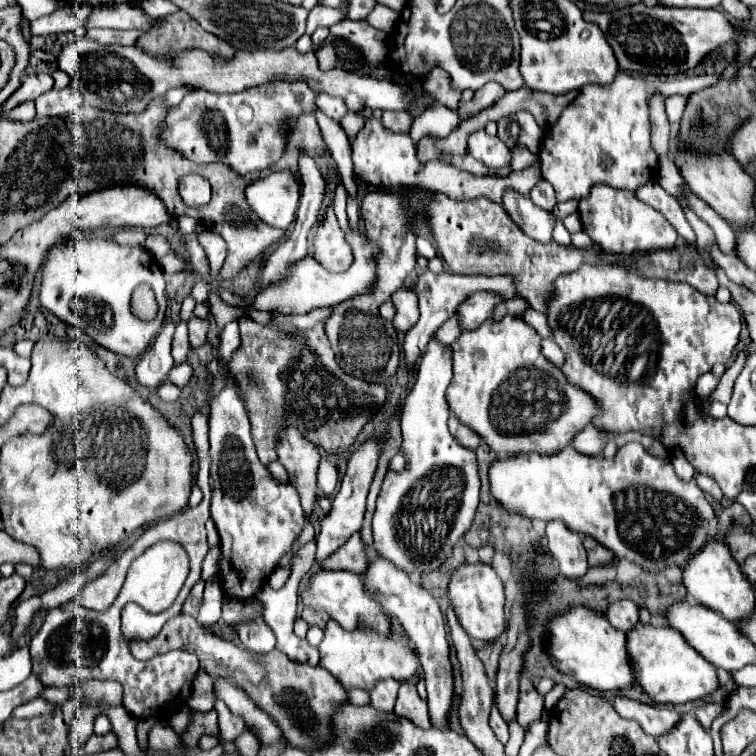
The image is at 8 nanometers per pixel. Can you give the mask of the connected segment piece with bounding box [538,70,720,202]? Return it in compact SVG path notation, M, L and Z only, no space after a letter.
M618 70L616 78L612 84L592 84L584 86L578 98L574 98L560 118L552 124L548 140L544 140L542 150L540 150L540 166L542 166L542 176L546 182L550 182L556 190L558 202L566 200L580 200L588 196L590 188L598 182L606 182L614 188L628 188L628 190L638 190L640 186L648 184L658 168L658 156L650 144L650 122L648 122L648 96L652 92L660 92L662 96L670 94L688 94L688 92L698 92L710 84L716 84L720 80L718 74L704 74L704 76L674 76L674 78L664 78L664 76L632 76L624 70Z

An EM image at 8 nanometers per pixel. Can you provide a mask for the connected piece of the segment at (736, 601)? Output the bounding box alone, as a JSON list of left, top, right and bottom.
[682,538,754,622]

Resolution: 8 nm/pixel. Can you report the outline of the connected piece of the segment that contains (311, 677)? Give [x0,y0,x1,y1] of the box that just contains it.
[130,616,346,750]

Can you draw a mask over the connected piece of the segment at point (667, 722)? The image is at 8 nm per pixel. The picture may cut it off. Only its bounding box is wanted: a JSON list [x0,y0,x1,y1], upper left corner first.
[612,696,680,738]

